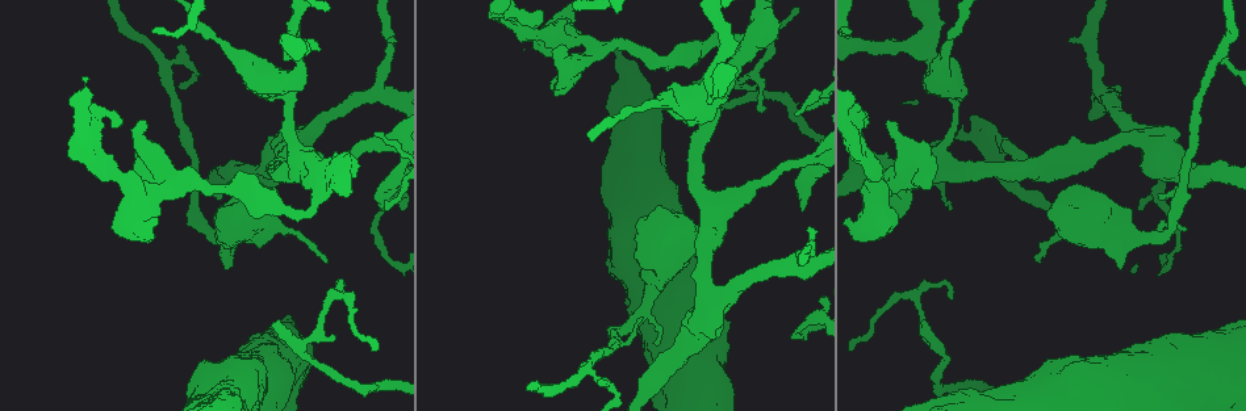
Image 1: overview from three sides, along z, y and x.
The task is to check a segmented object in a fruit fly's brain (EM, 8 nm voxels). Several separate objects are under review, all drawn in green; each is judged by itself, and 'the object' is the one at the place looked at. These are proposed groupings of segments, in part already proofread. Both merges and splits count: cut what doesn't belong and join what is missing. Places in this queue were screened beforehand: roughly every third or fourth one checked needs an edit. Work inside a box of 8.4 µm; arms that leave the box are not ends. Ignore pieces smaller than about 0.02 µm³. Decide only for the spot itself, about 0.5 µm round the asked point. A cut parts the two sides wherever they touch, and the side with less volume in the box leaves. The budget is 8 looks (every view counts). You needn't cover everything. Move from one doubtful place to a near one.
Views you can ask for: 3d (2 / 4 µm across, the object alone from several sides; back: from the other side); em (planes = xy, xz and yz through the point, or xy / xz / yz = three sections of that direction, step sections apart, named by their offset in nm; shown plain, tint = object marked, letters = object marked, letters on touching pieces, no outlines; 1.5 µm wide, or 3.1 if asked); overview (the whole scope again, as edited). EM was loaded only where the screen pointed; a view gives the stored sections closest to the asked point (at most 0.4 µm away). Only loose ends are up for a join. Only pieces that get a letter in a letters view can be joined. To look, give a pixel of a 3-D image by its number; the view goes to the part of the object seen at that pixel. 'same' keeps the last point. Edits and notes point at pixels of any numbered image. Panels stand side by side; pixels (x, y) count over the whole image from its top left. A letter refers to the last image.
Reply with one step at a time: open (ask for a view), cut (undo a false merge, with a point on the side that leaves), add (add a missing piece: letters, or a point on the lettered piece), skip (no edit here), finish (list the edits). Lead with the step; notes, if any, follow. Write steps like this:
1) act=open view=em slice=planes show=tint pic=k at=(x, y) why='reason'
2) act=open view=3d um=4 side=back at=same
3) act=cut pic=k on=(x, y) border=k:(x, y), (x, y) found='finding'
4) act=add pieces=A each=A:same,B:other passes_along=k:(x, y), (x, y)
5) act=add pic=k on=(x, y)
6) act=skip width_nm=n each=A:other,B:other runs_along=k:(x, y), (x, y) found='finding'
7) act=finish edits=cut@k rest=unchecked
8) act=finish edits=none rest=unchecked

act=open view=em slice=xz step=8 show=tint pic=1 at=(1214, 66) why='sharp bend'

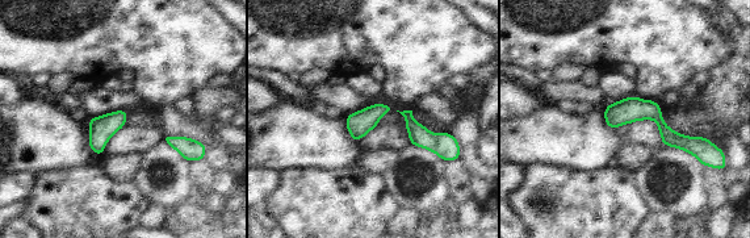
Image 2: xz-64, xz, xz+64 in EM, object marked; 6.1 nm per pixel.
act=open view=em slice=planes show=letters at=same why='another direction'

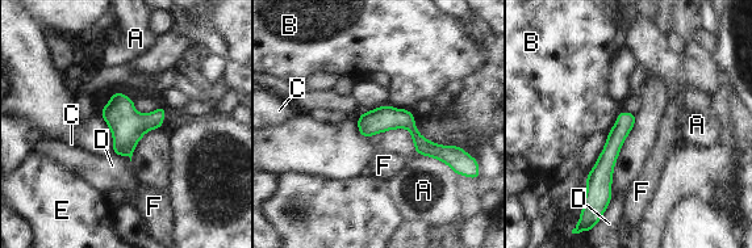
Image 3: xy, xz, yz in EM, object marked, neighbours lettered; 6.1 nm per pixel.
act=skip width_nm=110 each=A:other,B:other,C:other,D:other,E:other,F:other runs_along=3:(360, 121), (404, 121), (429, 148), (452, 150) found='all the same cell'

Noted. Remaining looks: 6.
act=open view=3d um=4 side=back pic=1 at=(1120, 267) why='branch stops here'

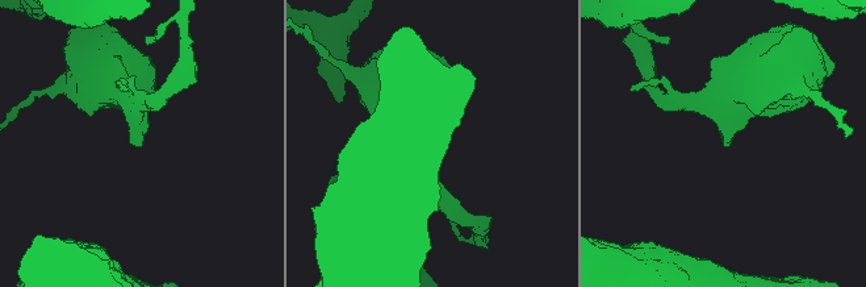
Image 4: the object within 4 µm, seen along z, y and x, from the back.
act=open view=em um=3.1 slice=planes show=letters pic=4 at=(726, 143)

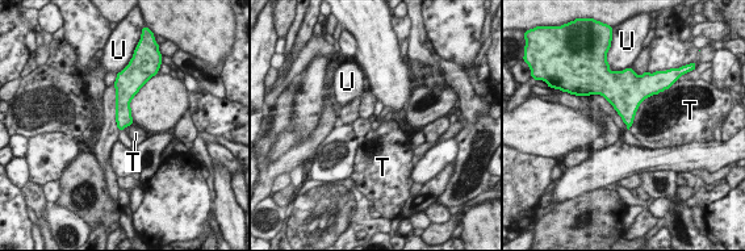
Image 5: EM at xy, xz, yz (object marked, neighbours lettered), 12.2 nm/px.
act=skip longest_contact=T:600nm each=T:other,U:other border=5:(658, 92), (640, 104), (628, 129) found='none of them fits'

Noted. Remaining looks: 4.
act=open view=em slice=planes show=letters pic=1 at=(326, 261) why='thin end'

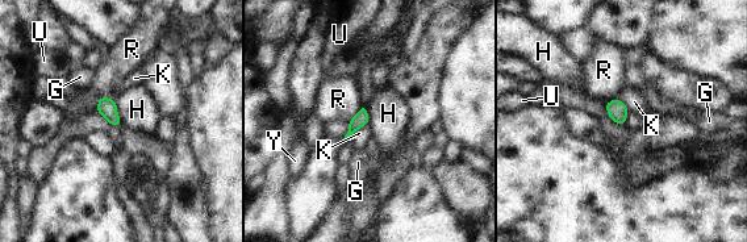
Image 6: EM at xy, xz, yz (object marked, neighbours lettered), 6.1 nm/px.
act=skip each=G:other,H:other,K:other,R:other,U:other,Y:other border=6:(113, 100), (121, 124) found='none of them fits'

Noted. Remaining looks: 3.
act=finish edits=none rest=unchecked

